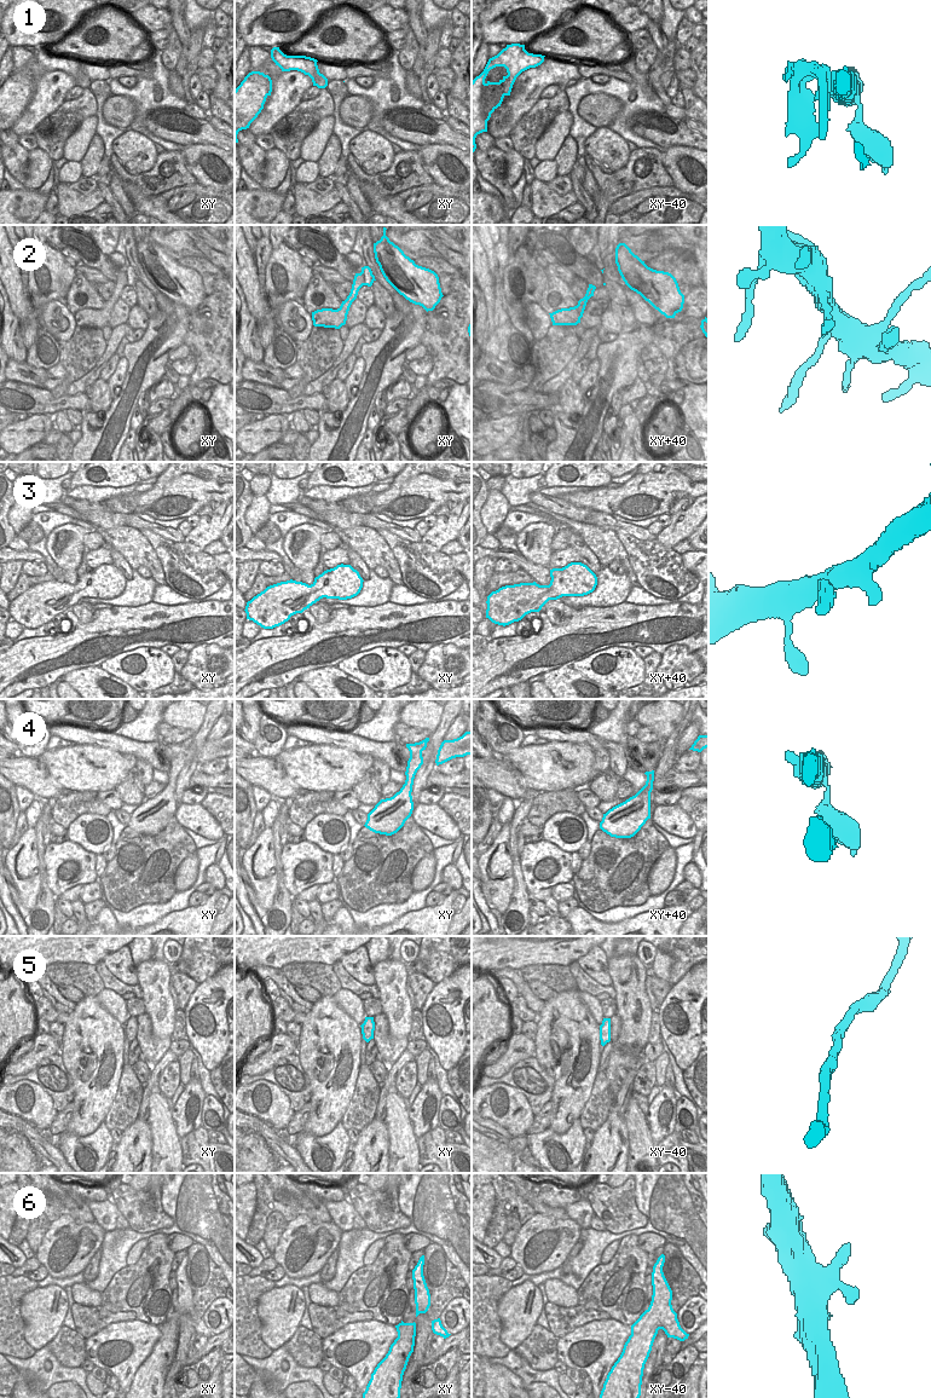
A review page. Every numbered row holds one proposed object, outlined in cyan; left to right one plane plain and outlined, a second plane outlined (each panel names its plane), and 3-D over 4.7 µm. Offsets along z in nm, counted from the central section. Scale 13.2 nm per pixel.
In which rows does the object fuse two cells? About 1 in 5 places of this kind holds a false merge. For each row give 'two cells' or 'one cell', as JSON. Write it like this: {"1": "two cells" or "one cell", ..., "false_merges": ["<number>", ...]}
{"1": "two cells", "2": "one cell", "3": "one cell", "4": "one cell", "5": "one cell", "6": "one cell", "false_merges": ["1"]}

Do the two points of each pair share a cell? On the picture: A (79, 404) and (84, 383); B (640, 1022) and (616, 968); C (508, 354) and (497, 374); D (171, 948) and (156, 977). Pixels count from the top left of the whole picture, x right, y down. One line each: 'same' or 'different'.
A: different
B: same
C: different
D: different

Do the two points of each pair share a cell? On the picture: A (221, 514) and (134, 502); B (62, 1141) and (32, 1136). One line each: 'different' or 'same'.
A: different
B: different

